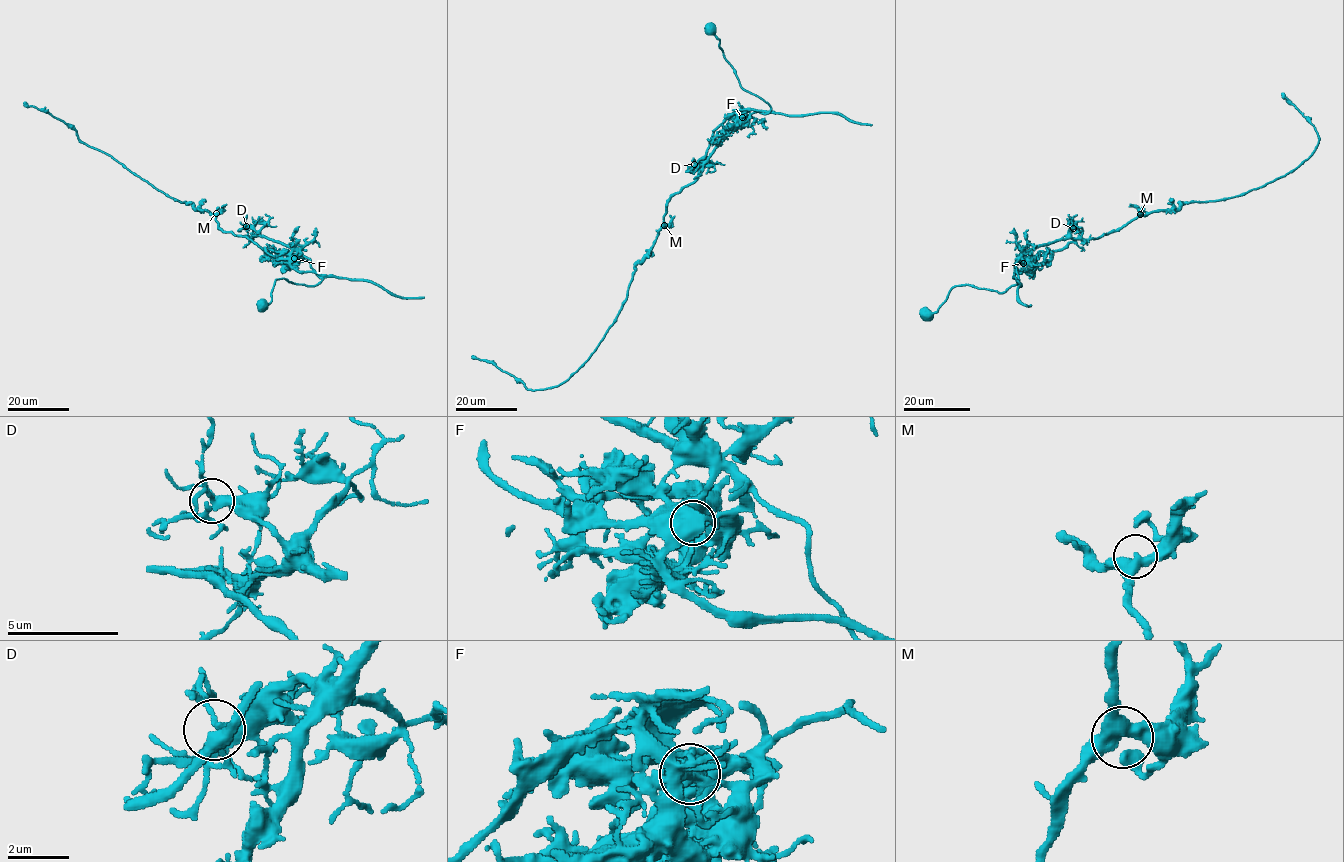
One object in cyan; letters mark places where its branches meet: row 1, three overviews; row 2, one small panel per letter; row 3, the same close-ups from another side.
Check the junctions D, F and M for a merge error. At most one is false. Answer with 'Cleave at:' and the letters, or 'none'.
Cleave at: F

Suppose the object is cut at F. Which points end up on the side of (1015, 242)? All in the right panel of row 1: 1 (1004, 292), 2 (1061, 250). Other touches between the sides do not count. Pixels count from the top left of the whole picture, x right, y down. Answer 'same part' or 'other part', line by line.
1: same part
2: other part

